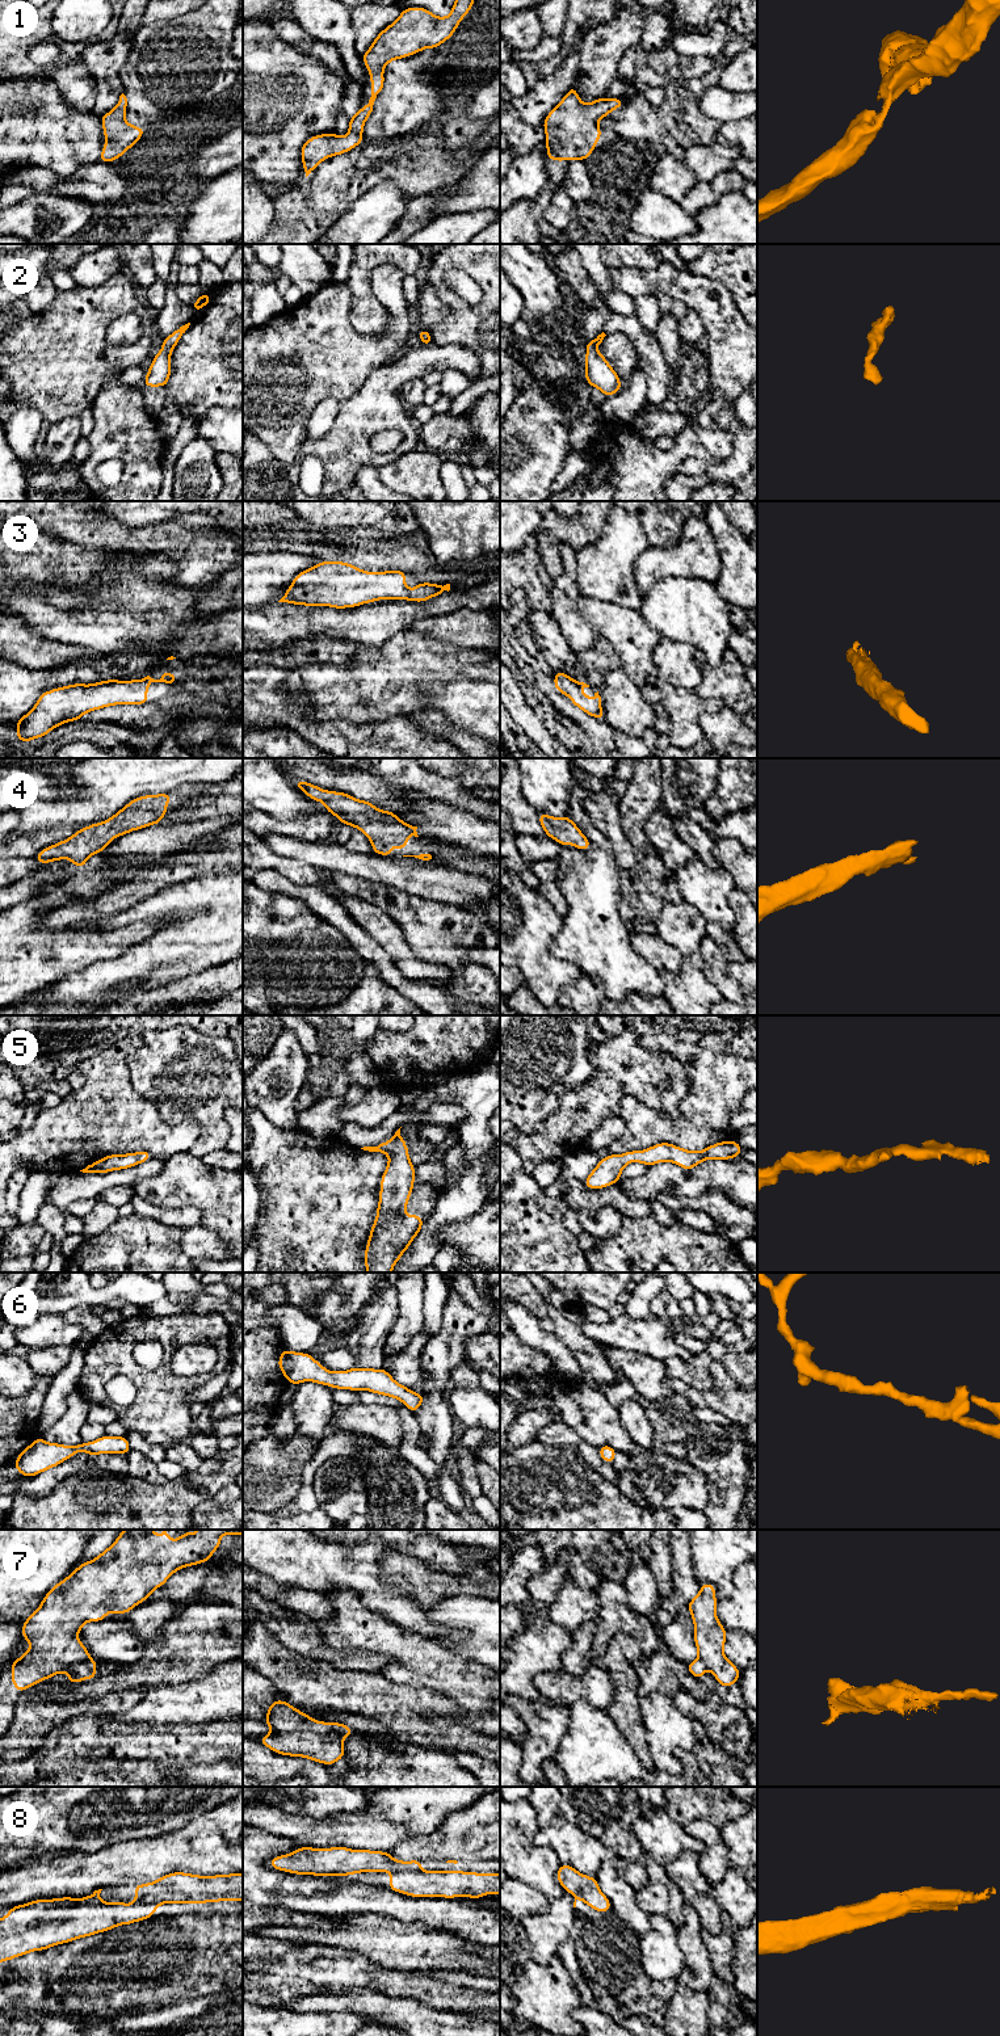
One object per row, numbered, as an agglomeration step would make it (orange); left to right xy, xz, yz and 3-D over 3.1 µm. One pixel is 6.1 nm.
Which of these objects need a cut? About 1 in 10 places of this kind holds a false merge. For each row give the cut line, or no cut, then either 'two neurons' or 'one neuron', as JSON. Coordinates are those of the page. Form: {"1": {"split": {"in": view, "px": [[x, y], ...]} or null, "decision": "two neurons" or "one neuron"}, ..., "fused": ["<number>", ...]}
{"1": {"split": null, "decision": "one neuron"}, "2": {"split": null, "decision": "one neuron"}, "3": {"split": null, "decision": "one neuron"}, "4": {"split": null, "decision": "one neuron"}, "5": {"split": null, "decision": "one neuron"}, "6": {"split": null, "decision": "one neuron"}, "7": {"split": null, "decision": "one neuron"}, "8": {"split": null, "decision": "one neuron"}, "fused": []}

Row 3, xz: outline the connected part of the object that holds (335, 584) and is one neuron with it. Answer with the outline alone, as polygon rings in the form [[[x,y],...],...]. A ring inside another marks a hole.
[[[340,560],[320,561],[299,572],[278,602],[346,609],[378,600],[423,602],[450,590],[450,584],[406,586],[406,571],[366,572]]]

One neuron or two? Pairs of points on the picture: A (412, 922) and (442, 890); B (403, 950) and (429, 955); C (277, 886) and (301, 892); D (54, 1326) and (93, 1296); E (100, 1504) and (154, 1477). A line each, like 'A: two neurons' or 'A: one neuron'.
A: two neurons
B: two neurons
C: one neuron
D: two neurons
E: two neurons

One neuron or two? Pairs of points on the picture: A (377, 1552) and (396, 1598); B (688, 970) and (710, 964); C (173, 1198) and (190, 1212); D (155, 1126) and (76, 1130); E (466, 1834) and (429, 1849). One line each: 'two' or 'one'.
A: one
B: two
C: two
D: one
E: one

